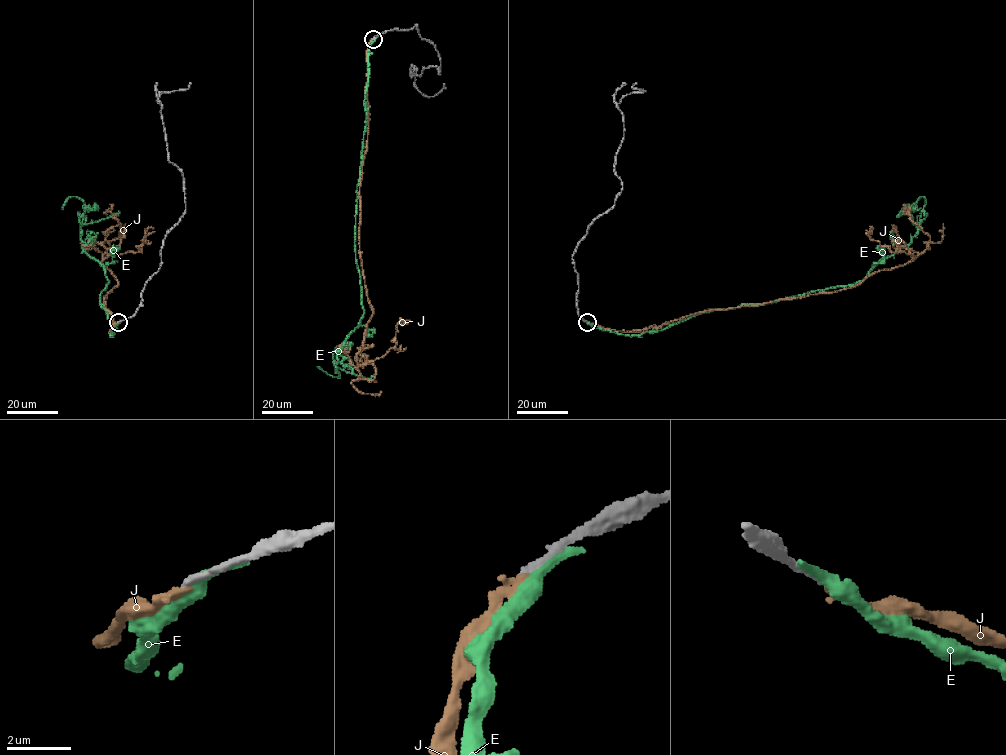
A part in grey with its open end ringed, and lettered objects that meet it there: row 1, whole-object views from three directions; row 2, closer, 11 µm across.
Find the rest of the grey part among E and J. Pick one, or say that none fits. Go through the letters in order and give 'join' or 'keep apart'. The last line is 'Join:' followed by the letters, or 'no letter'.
E: keep apart
J: keep apart
Join: no letter

